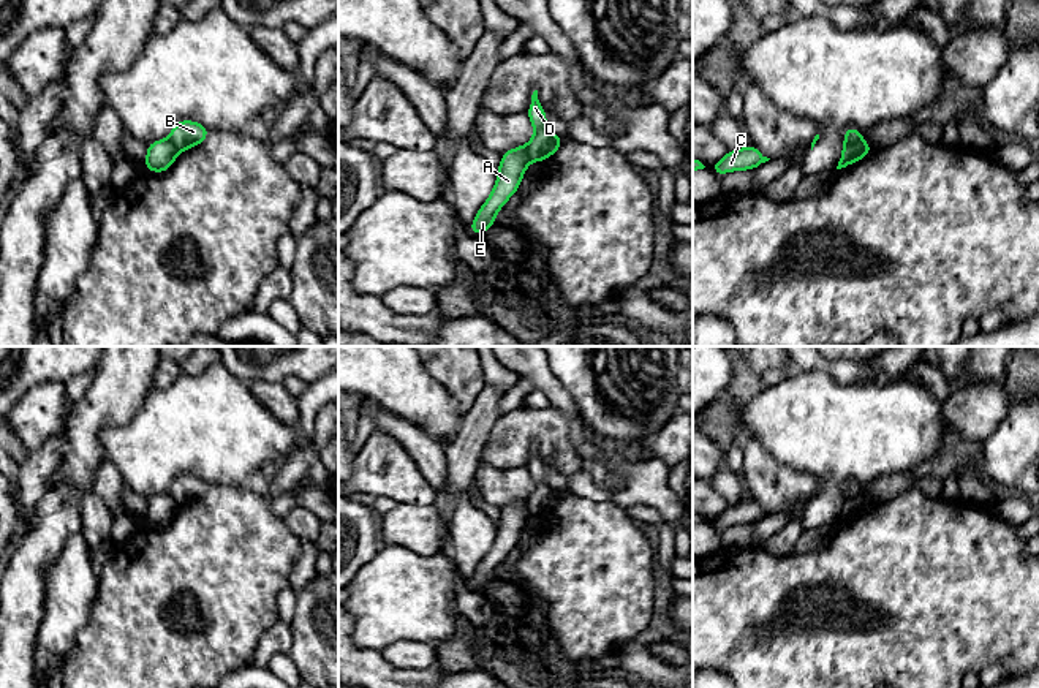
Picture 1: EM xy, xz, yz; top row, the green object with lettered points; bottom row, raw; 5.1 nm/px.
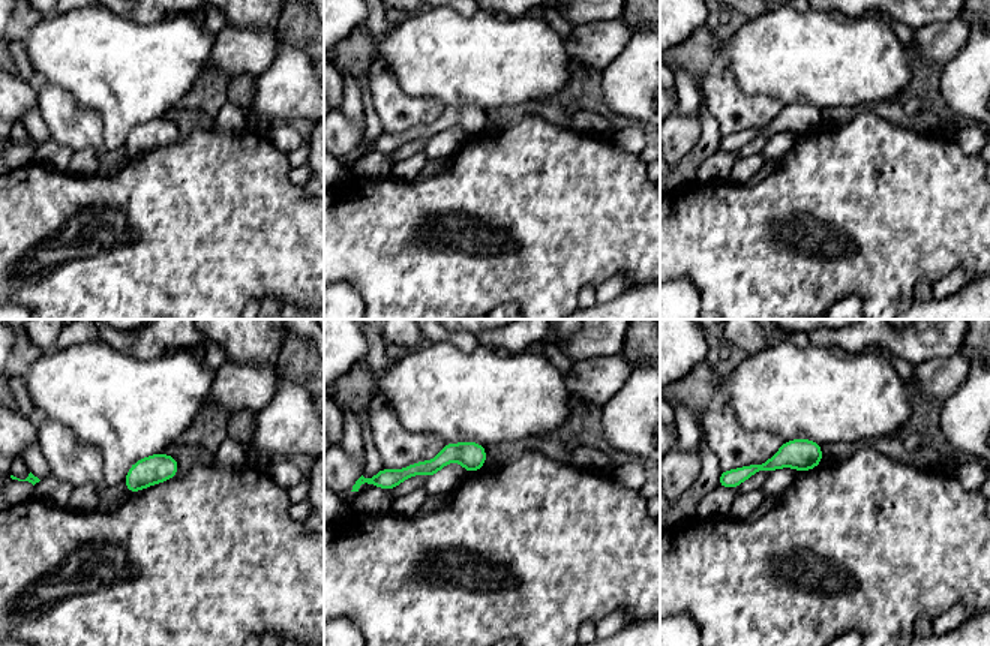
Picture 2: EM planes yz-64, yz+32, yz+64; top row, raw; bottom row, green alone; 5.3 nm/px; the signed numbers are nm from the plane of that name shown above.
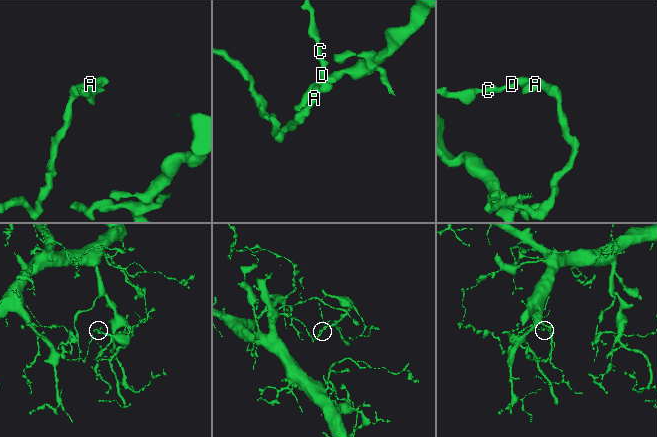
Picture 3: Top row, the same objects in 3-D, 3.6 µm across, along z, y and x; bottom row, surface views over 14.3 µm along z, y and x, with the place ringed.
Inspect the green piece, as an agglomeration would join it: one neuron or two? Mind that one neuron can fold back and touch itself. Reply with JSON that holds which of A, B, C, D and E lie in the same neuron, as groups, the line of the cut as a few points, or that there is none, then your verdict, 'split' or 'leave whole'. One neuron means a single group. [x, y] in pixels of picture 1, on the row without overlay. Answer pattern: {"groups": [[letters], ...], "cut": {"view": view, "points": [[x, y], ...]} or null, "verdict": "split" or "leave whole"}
{"groups": [["A", "E"], ["B", "C", "D"]], "cut": {"view": "yz", "points": [[862, 492], [845, 500]]}, "verdict": "split"}

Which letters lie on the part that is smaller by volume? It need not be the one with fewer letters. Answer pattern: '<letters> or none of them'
B, C, D

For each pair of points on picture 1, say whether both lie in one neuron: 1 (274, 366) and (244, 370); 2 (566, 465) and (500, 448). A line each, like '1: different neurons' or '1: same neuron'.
1: same neuron
2: same neuron

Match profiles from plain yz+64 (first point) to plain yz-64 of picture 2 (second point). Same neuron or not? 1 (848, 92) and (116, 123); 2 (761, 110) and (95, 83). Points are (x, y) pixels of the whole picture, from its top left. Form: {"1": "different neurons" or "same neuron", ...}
{"1": "same neuron", "2": "different neurons"}

